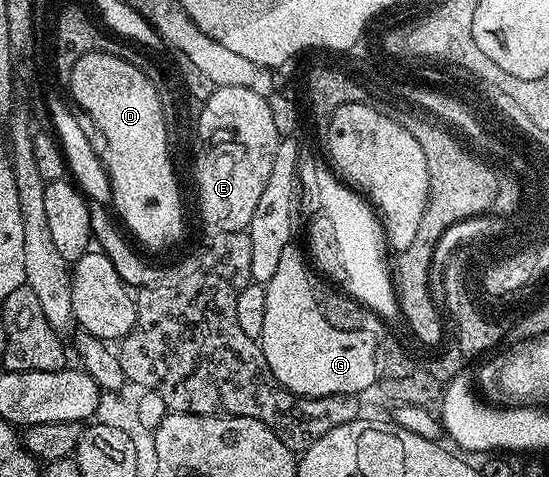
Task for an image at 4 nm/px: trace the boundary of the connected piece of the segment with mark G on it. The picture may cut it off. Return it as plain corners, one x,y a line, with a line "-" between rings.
294,243
284,247
280,263
276,266
276,275
272,275
270,282
265,285
268,307
264,307
264,331
260,338
264,359
268,359
268,367
272,375
276,375
278,384
299,397
327,397
337,393
357,395
371,388
378,380
380,338
370,337
370,333
334,333
334,329
322,321
322,313
314,309
314,297
310,297
310,281
306,281
306,272
311,266
307,254
303,253

